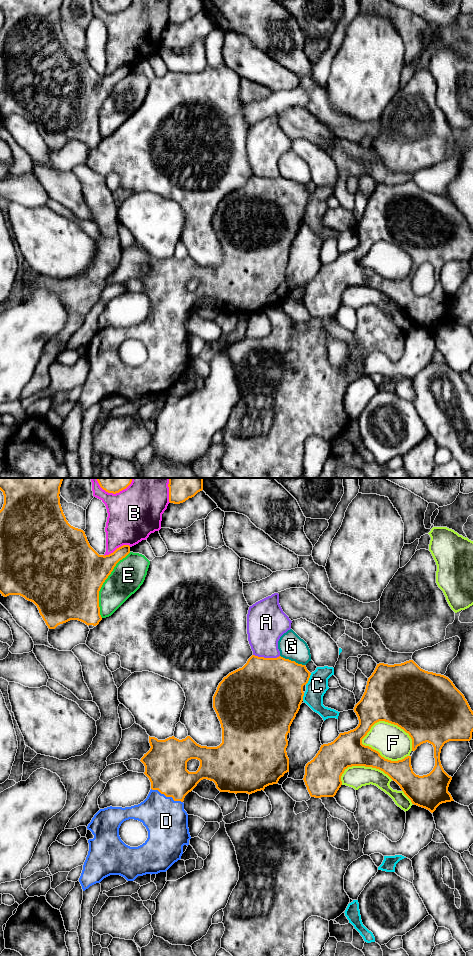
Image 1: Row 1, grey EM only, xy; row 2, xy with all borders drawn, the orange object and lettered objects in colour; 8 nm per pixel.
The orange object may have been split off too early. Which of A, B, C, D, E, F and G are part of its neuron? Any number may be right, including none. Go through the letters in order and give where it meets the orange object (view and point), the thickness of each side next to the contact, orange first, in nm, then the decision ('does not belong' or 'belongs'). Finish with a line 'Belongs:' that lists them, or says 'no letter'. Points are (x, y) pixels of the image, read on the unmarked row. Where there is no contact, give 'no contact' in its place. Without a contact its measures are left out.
A: contact xy (266, 178); calibres 500 and 280 nm; does not belong
B: contact xy (117, 68); calibres 240 and 380 nm; does not belong
C: contact xy (308, 199); calibres 400 and 160 nm; does not belong
D: contact xy (167, 316); calibres 340 and 340 nm; belongs
E: contact xy (102, 104); calibres 500 and 260 nm; does not belong
F: contact xy (390, 242); calibres 500 and 280 nm; does not belong
G: contact xy (292, 181); calibres 460 and 200 nm; does not belong
Belongs: D

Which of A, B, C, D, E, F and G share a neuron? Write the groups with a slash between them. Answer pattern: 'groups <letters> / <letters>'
groups A / B / C / D / E / F / G

